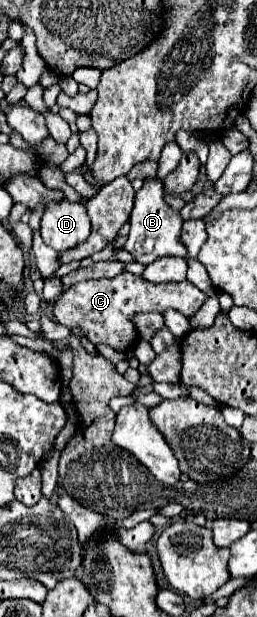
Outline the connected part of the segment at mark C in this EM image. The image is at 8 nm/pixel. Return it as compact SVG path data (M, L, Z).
M121 272L115 278L101 278L101 280L85 280L79 284L73 284L69 290L65 290L55 306L53 316L59 324L67 328L81 328L85 336L93 344L109 344L111 348L119 352L127 352L137 344L137 328L131 322L131 316L137 312L165 312L165 310L177 310L185 314L187 318L193 316L201 304L207 300L207 294L203 294L199 288L195 288L191 282L169 282L169 284L151 284L145 282L141 276Z

